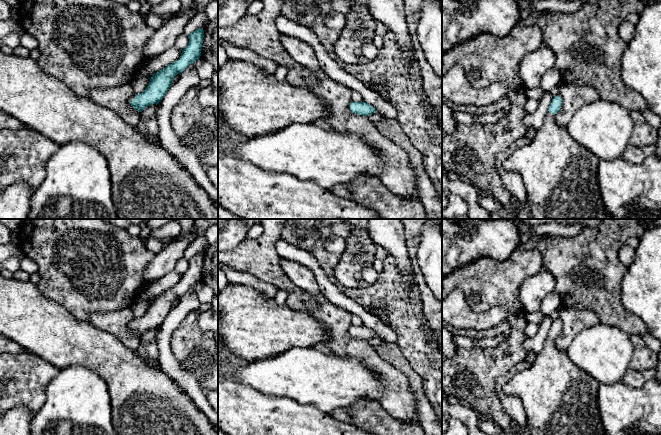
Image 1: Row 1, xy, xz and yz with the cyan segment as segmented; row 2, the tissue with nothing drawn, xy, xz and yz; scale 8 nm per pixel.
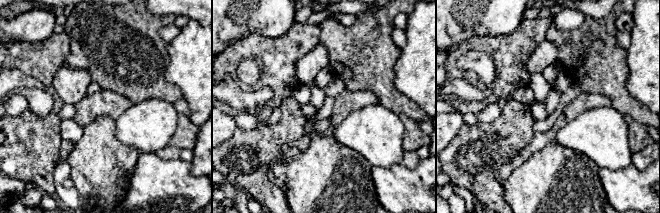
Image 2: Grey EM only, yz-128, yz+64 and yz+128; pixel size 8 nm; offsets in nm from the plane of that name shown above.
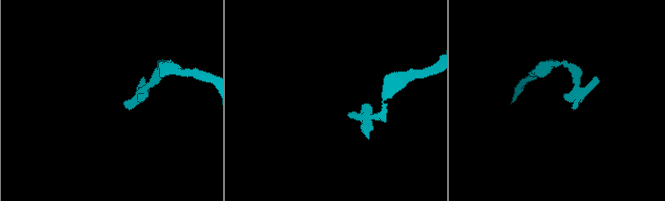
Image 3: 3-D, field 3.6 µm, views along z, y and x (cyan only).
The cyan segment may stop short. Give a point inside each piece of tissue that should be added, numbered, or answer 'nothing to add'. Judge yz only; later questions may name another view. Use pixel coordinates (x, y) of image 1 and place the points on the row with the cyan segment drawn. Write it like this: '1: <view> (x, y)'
1: yz (560, 177)

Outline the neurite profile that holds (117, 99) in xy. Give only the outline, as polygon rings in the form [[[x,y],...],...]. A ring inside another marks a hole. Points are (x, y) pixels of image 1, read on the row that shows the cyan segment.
[[[131,83],[125,84],[110,89],[92,89],[89,93],[89,99],[101,107],[108,108],[114,111],[120,118],[122,118],[127,124],[137,127],[141,122],[141,112],[132,107],[130,101],[135,98],[135,93],[131,86]]]

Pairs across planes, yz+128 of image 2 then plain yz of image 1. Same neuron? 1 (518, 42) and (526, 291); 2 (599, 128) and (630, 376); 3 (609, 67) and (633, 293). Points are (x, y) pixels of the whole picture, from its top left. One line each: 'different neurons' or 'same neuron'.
1: different neurons
2: different neurons
3: different neurons

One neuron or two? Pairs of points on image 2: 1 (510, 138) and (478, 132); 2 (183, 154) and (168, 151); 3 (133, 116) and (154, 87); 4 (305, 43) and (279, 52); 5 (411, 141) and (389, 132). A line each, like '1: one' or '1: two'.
1: one
2: one
3: two
4: one
5: two

